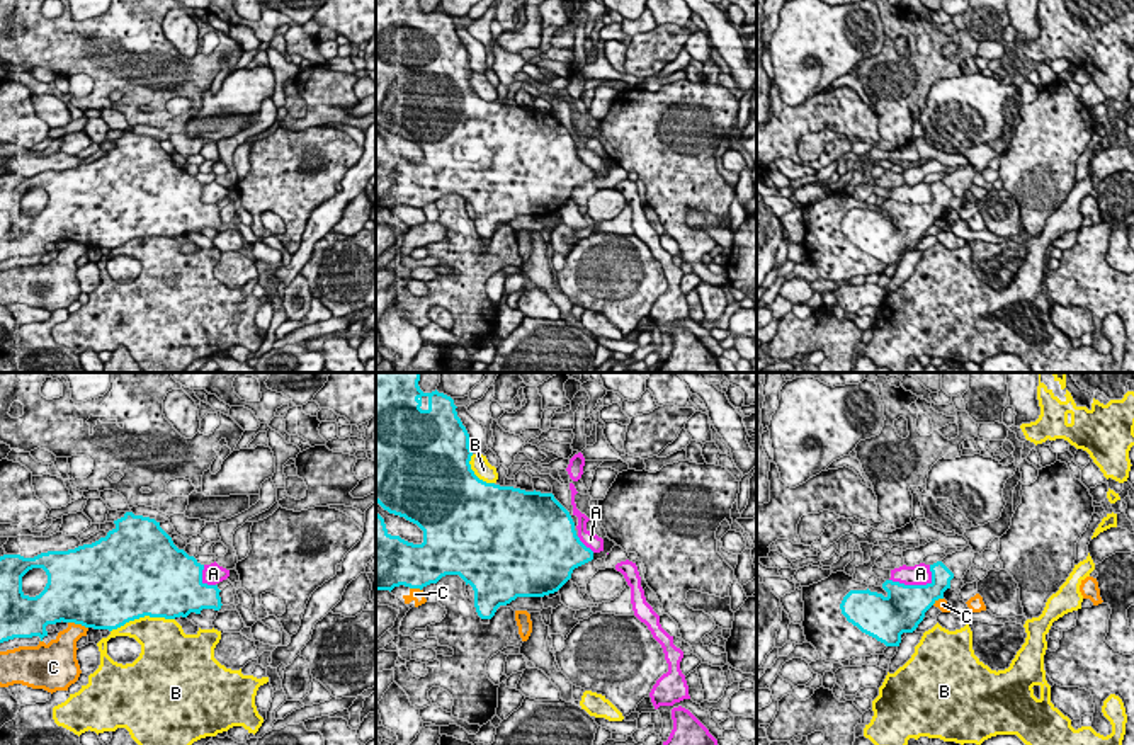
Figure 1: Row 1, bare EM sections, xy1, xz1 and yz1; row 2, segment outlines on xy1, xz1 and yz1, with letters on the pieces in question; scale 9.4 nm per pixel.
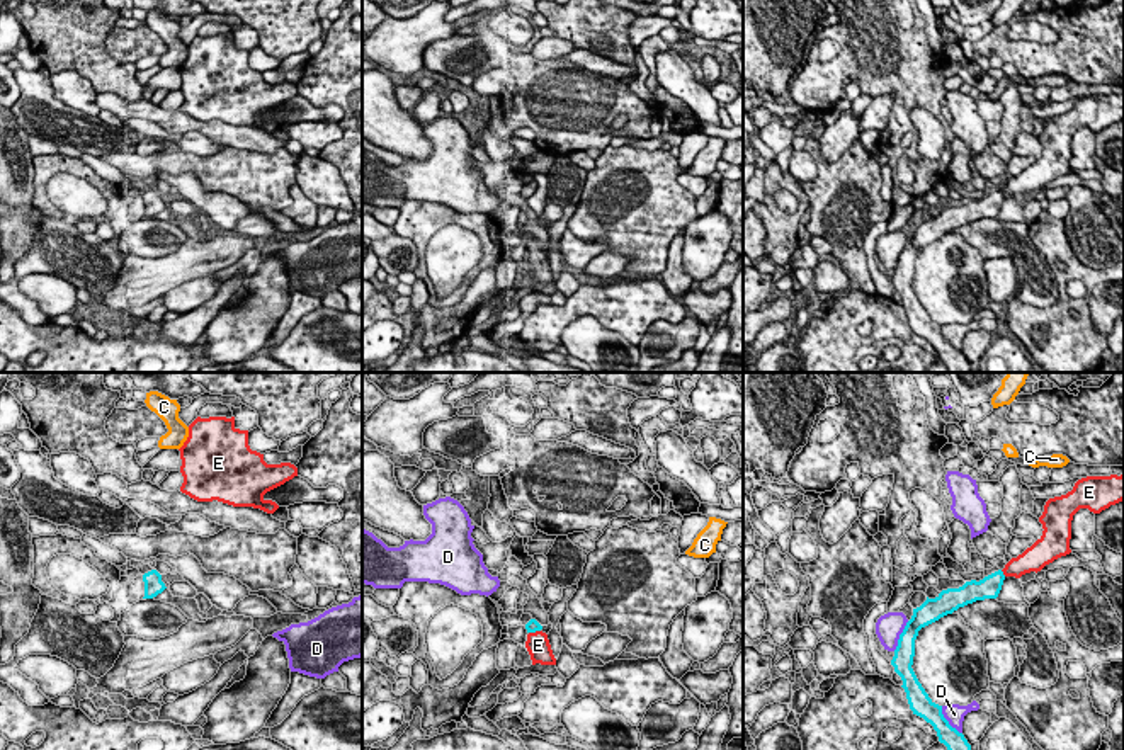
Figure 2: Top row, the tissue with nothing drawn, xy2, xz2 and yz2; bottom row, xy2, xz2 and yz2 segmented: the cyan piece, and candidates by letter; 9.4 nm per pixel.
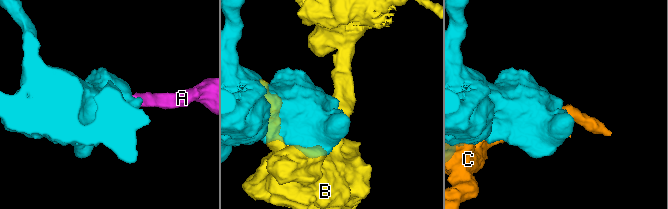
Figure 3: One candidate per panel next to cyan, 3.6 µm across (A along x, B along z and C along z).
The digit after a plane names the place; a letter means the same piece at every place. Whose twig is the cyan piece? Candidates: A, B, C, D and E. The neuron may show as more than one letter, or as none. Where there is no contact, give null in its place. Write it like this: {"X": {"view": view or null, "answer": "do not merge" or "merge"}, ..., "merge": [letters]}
{"A": {"view": "yz1", "answer": "do not merge"}, "B": {"view": "xy1", "answer": "do not merge"}, "C": {"view": "xy1", "answer": "do not merge"}, "D": {"view": "yz2", "answer": "do not merge"}, "E": {"view": "yz2", "answer": "merge"}, "merge": ["E"]}

